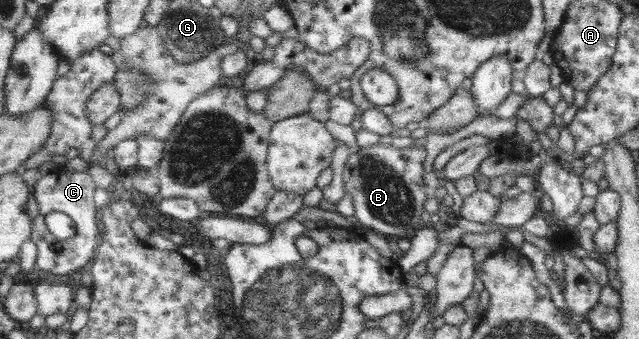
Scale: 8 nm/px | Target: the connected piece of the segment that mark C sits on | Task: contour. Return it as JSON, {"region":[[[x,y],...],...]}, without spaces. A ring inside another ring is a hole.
{"region":[[[68,170],[62,173],[49,172],[41,176],[32,187],[33,195],[38,200],[40,213],[38,220],[34,222],[34,231],[31,239],[38,246],[37,266],[54,274],[56,278],[65,278],[69,273],[77,271],[84,265],[89,265],[90,259],[95,257],[99,247],[102,228],[99,219],[99,209],[94,203],[94,191],[96,183],[86,172],[71,172]],[[62,212],[72,217],[77,225],[77,232],[70,239],[58,239],[52,235],[47,223],[43,220],[49,213]]]}

